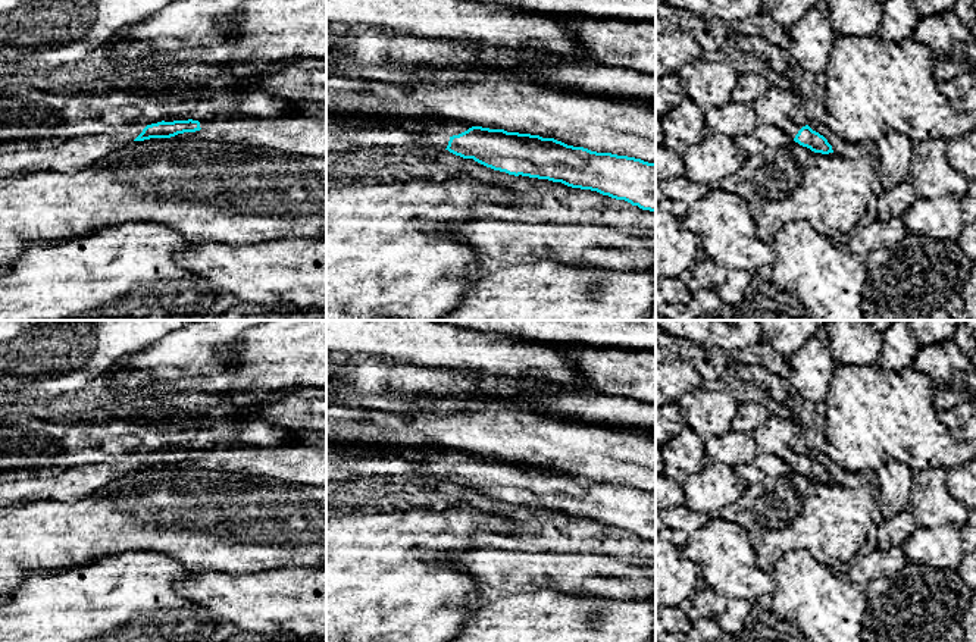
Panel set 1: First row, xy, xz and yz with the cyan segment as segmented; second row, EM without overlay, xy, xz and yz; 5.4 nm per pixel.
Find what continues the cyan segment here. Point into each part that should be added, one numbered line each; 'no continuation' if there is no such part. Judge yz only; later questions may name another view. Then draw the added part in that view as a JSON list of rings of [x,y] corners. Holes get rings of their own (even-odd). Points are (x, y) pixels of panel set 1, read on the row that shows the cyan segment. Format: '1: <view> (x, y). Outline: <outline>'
no continuation

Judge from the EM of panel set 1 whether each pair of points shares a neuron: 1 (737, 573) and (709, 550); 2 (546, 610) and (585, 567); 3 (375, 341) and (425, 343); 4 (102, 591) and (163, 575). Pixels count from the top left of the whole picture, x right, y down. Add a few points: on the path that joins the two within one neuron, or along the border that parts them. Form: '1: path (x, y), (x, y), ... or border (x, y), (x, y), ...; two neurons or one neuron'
1: path (729, 566), (716, 553); one neuron
2: border (526, 592), (554, 589), (596, 595); two neurons
3: path (387, 341), (413, 341); one neuron
4: path (116, 585), (143, 585), (149, 581); one neuron

